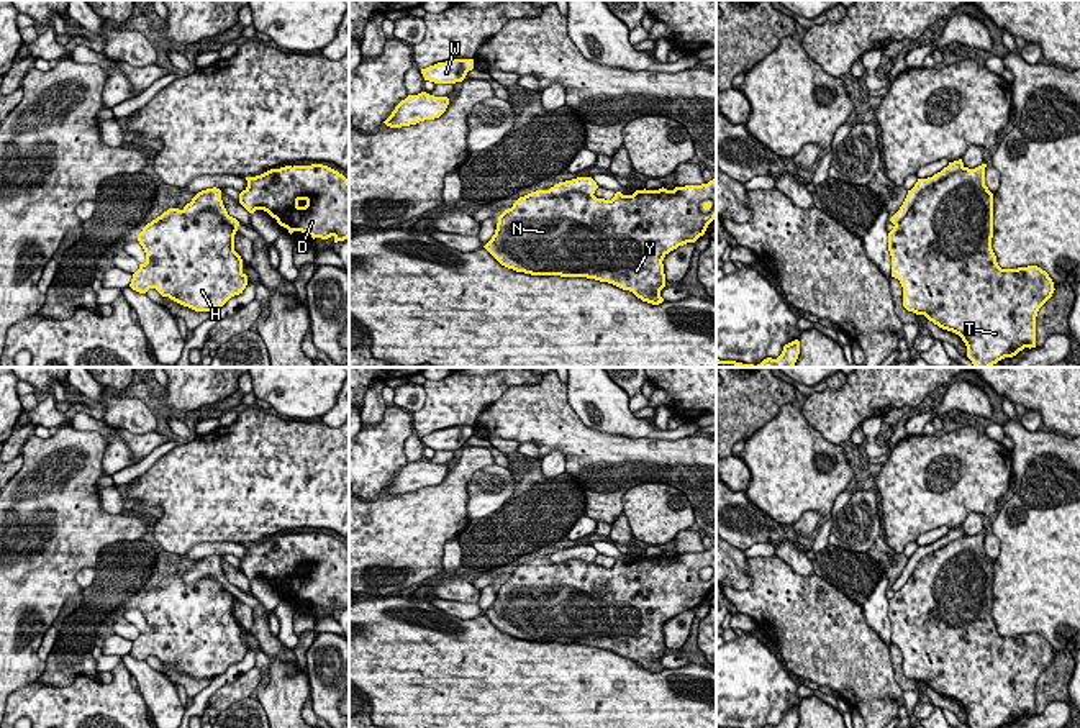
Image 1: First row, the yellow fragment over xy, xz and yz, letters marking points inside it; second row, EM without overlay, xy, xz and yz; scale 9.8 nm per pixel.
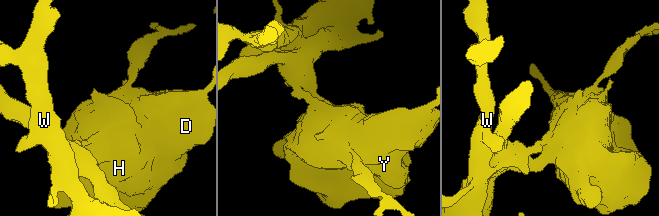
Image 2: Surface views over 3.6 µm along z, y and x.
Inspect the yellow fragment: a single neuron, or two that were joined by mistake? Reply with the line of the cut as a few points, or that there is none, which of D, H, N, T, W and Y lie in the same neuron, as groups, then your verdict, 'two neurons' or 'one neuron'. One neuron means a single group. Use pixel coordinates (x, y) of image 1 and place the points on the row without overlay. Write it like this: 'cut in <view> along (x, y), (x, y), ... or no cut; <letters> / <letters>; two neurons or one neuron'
cut in yz along (964, 535), (928, 553), (895, 592); D H N T Y / W; two neurons

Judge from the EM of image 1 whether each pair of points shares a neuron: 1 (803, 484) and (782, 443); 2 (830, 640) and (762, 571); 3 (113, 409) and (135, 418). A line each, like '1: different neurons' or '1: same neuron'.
1: same neuron
2: same neuron
3: same neuron

